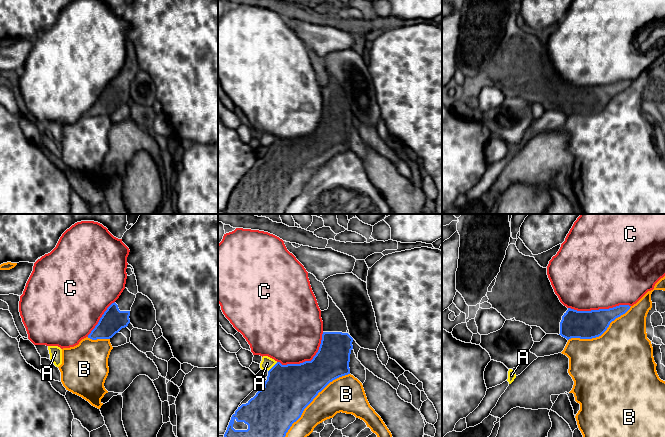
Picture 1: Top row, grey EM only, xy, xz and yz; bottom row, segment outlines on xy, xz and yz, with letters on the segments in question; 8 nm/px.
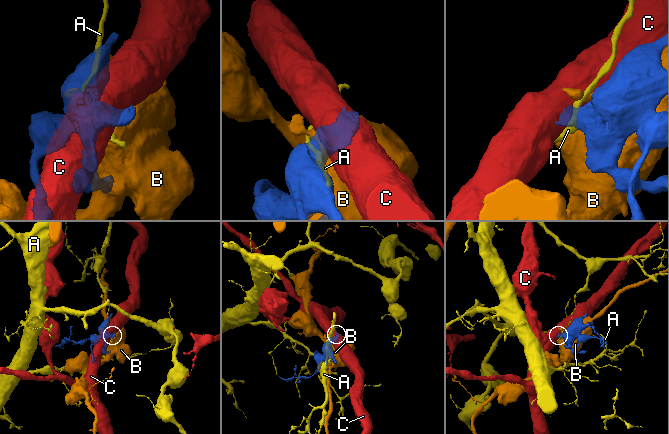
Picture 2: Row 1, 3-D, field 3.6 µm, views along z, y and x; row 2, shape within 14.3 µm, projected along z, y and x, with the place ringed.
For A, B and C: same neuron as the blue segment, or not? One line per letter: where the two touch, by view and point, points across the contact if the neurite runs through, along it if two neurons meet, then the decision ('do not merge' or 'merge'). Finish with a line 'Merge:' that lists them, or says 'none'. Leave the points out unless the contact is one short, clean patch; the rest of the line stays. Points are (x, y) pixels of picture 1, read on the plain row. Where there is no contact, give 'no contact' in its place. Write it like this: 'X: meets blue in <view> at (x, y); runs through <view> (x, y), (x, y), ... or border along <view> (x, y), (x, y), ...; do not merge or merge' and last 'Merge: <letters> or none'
A: meets blue in xz at (272, 143); border along xz (277, 138), (268, 147); do not merge
B: meets blue in xz at (312, 176); do not merge
C: meets blue in yz at (599, 85); do not merge
Merge: none

